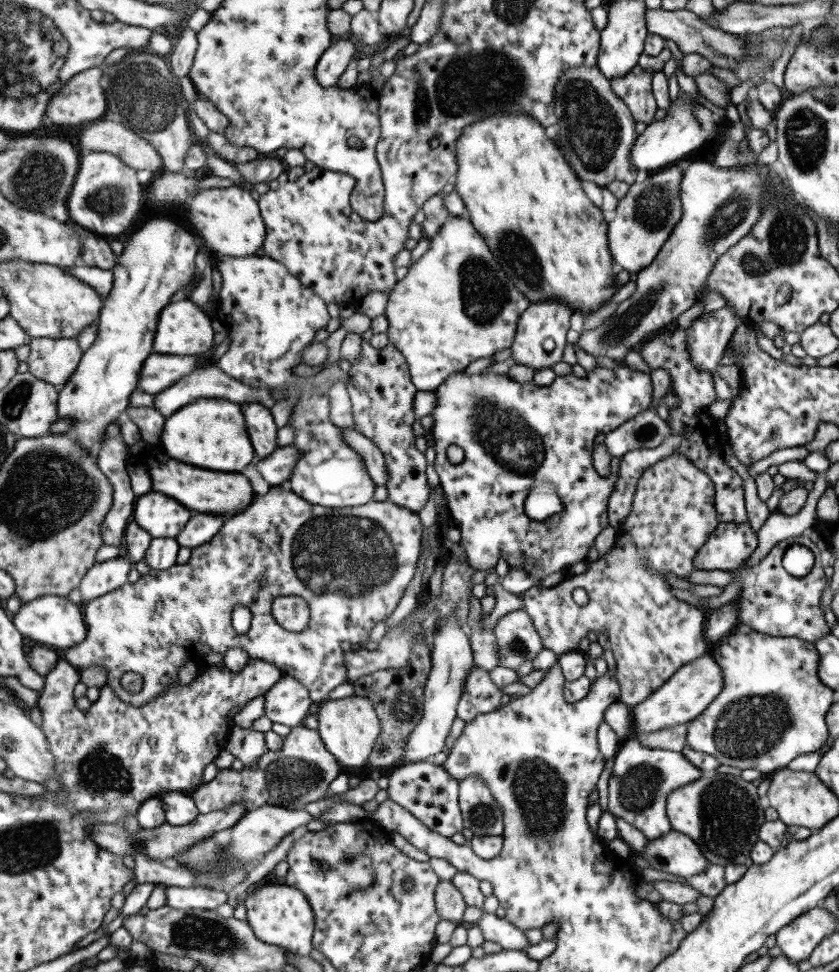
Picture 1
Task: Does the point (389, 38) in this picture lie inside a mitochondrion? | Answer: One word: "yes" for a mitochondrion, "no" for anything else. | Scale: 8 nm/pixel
no

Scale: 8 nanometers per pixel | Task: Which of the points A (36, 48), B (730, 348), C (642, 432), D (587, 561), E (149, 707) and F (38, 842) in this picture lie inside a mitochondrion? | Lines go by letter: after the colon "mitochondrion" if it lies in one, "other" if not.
A: mitochondrion
B: other
C: mitochondrion
D: other
E: other
F: mitochondrion

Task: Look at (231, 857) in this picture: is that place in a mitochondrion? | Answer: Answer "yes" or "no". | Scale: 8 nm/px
yes

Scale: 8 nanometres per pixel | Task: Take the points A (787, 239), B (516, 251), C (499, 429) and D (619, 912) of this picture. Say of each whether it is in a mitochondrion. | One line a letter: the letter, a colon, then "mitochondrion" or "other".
A: mitochondrion
B: mitochondrion
C: mitochondrion
D: other

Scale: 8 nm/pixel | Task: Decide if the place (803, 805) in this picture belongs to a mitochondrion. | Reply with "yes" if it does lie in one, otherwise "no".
no

